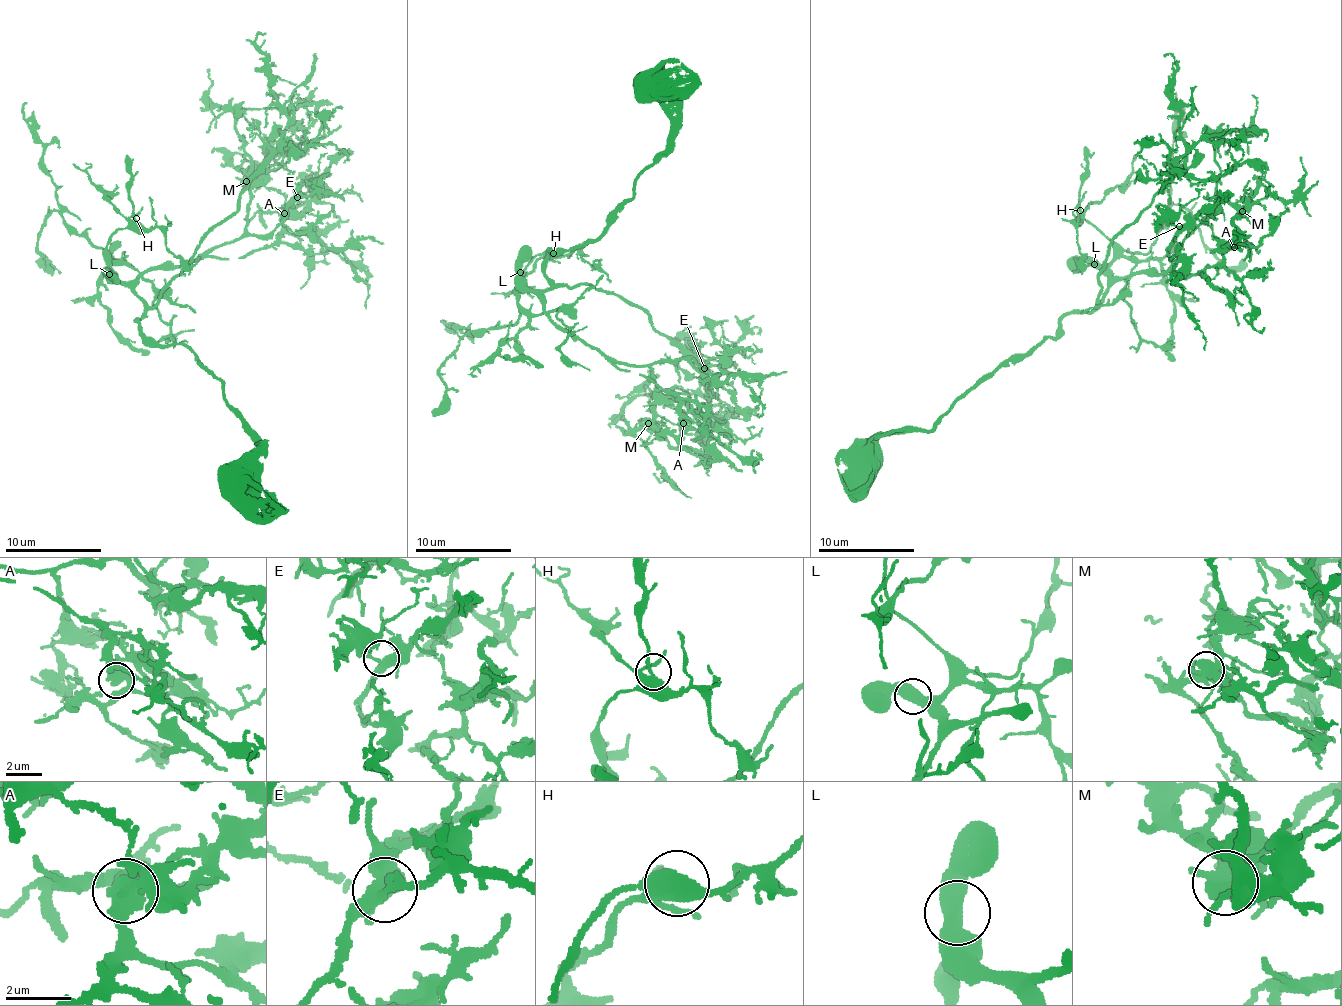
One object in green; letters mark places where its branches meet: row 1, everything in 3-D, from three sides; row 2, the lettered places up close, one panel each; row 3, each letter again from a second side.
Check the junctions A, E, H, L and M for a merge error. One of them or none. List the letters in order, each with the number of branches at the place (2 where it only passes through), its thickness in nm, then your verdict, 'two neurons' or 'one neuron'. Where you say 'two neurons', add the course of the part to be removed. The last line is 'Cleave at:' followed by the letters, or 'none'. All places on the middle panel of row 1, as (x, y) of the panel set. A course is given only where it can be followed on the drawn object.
A: branches 2; calibre 500 nm; one neuron
E: branches 3; calibre 280 nm; one neuron
H: branches 3; calibre 300 nm; one neuron
L: branches 2; calibre 550 nm; one neuron
M: branches 2; calibre 550 nm; one neuron
Cleave at: none

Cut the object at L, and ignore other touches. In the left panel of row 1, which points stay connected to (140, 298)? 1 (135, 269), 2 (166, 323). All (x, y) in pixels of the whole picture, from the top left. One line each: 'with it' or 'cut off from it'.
1: cut off from it
2: cut off from it

